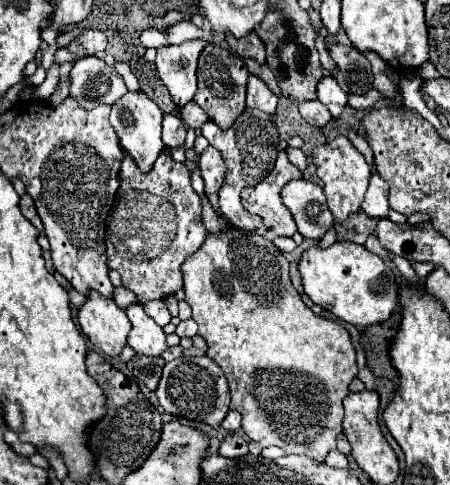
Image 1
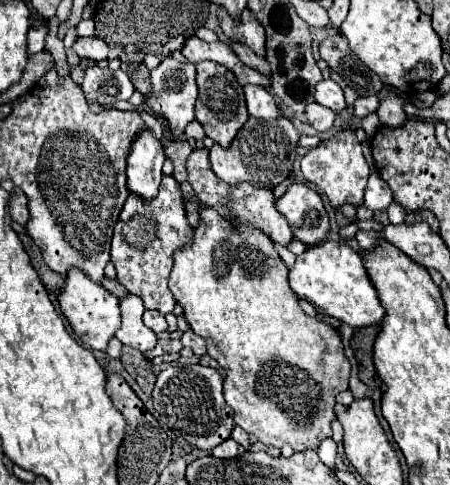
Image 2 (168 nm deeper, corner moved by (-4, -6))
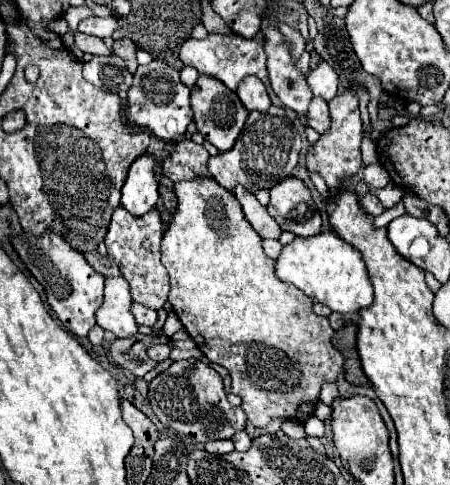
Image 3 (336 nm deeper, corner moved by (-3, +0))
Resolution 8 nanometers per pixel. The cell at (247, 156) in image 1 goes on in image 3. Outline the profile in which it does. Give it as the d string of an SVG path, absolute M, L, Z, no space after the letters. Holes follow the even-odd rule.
M271 106L267 112L251 112L235 146L227 152L211 156L207 166L211 176L227 190L233 190L237 184L257 192L261 188L273 188L283 178L291 176L297 166L301 150L301 134L297 126L285 116L283 108Z

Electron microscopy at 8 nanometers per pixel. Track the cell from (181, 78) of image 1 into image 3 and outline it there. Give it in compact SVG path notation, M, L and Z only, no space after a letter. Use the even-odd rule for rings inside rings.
M153 60L147 66L139 66L137 72L133 74L133 84L127 94L129 98L125 114L129 122L147 128L153 136L165 142L175 142L177 138L181 138L187 130L187 124L193 120L189 104L189 88L179 80L179 70L161 60Z

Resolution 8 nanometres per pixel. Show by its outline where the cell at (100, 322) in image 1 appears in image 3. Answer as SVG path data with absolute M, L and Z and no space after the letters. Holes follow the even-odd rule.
M47 232L43 238L35 238L31 234L23 234L19 238L13 238L13 246L19 254L19 258L25 262L29 272L37 278L37 282L45 288L49 306L71 334L79 338L87 338L87 334L97 326L95 314L103 304L103 282L105 278L95 272L85 256L77 250L73 250L61 236Z

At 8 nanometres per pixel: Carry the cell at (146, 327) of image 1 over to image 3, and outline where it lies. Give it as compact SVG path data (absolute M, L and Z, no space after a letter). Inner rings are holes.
M107 278L105 280L105 300L97 312L97 324L117 338L133 338L139 334L135 316L131 314L131 290L125 278Z

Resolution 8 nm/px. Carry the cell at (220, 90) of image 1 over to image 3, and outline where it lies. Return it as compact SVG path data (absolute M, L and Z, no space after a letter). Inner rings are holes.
M199 74L195 86L191 88L191 106L193 106L193 118L197 124L197 130L203 134L207 142L211 142L219 152L225 152L233 148L235 138L239 136L249 112L241 104L237 92L229 90L221 80L215 80L213 76Z

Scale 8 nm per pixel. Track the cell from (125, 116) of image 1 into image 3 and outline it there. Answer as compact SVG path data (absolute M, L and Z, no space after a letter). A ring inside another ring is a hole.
M145 152L129 168L121 190L121 204L133 216L143 216L159 200L159 182L155 180L155 156Z

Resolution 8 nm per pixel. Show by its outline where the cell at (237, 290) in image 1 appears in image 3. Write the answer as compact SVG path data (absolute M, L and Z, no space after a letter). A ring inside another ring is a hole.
M207 178L177 182L173 190L179 208L167 222L161 260L171 276L169 302L175 314L199 350L213 364L229 370L233 380L231 392L241 398L249 424L263 428L275 418L305 422L315 412L321 384L337 382L345 362L343 354L331 344L333 328L329 318L317 316L311 310L313 302L305 294L275 276L275 262L263 252L263 238L247 222L239 200L229 190Z

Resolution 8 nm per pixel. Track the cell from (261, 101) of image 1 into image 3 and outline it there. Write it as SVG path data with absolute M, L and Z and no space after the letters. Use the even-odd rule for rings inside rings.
M247 76L247 78L239 84L237 94L239 94L239 100L243 102L243 106L245 106L249 112L251 112L251 110L267 112L269 106L271 106L269 94L267 94L263 82L257 80L257 76Z

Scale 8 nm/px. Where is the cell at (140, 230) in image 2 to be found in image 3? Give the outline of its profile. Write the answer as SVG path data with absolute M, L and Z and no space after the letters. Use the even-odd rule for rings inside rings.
M119 206L113 212L107 236L105 236L105 246L109 256L117 262L121 276L129 282L131 286L131 296L133 302L139 302L147 308L161 310L163 304L167 302L169 296L169 274L165 272L165 266L161 264L161 238L163 238L163 220L161 212L153 208L145 216L133 216L129 214L123 206Z

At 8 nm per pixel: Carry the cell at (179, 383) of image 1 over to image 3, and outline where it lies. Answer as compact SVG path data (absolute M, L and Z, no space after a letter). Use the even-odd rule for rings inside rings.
M195 358L177 360L165 372L155 376L149 382L149 404L163 426L185 434L197 444L231 438L247 424L245 412L229 404L219 372Z

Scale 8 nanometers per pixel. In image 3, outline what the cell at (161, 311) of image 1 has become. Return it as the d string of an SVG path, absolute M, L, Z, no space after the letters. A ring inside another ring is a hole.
M133 302L131 312L133 312L139 326L155 326L157 324L157 312L151 310L151 308L145 308L145 306Z

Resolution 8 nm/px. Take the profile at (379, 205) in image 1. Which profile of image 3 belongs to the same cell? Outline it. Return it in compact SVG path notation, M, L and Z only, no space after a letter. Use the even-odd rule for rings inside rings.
M369 164L365 166L365 184L369 188L375 188L375 190L381 190L389 184L389 174L385 172L385 168L381 164Z

